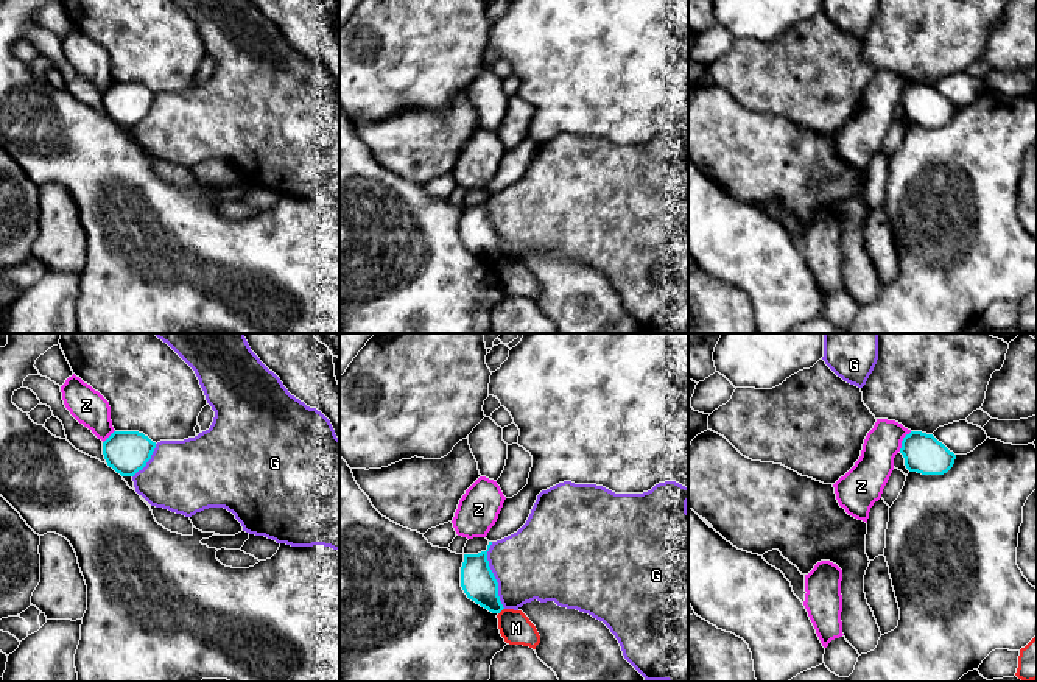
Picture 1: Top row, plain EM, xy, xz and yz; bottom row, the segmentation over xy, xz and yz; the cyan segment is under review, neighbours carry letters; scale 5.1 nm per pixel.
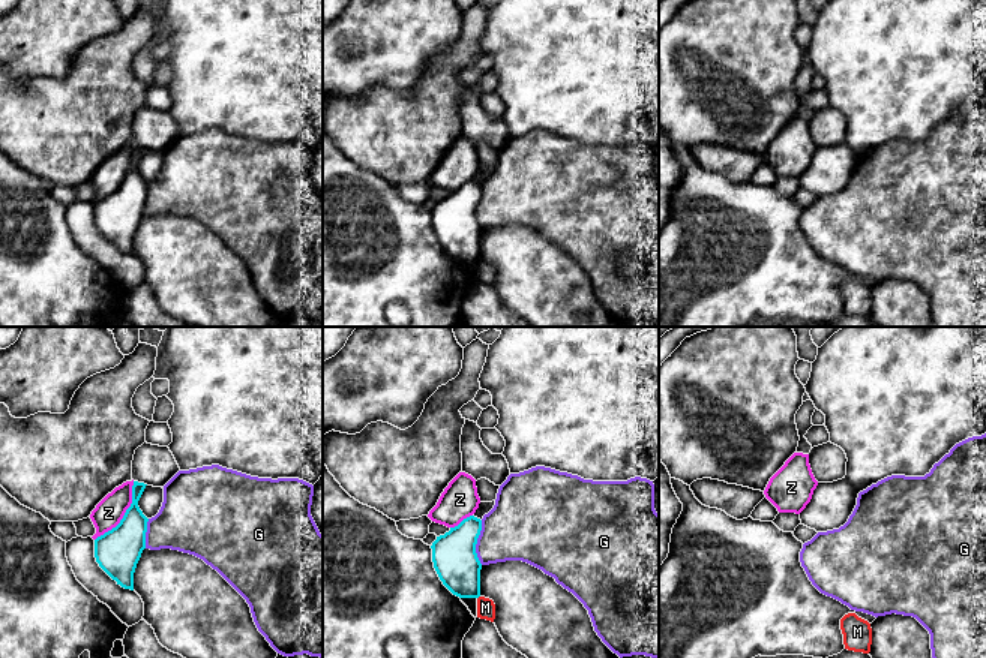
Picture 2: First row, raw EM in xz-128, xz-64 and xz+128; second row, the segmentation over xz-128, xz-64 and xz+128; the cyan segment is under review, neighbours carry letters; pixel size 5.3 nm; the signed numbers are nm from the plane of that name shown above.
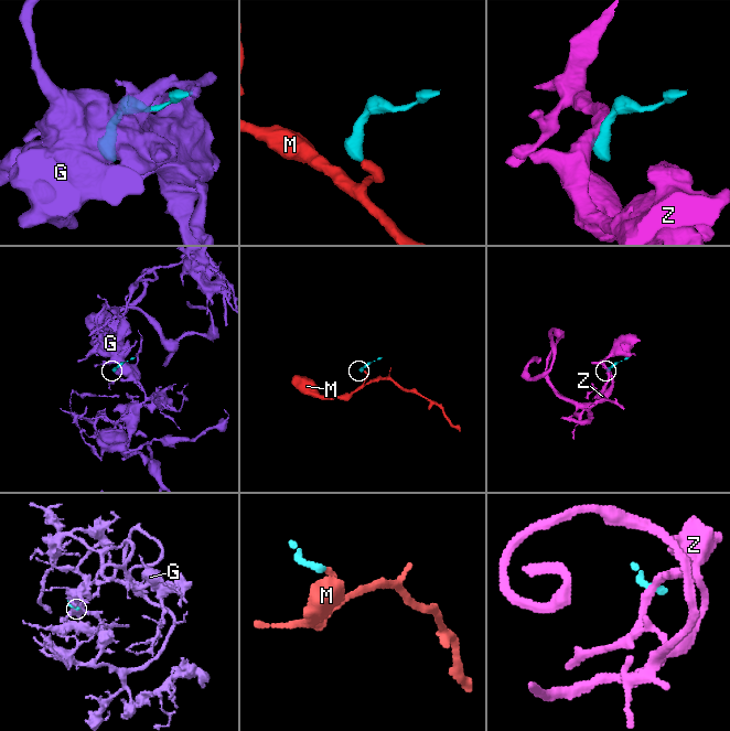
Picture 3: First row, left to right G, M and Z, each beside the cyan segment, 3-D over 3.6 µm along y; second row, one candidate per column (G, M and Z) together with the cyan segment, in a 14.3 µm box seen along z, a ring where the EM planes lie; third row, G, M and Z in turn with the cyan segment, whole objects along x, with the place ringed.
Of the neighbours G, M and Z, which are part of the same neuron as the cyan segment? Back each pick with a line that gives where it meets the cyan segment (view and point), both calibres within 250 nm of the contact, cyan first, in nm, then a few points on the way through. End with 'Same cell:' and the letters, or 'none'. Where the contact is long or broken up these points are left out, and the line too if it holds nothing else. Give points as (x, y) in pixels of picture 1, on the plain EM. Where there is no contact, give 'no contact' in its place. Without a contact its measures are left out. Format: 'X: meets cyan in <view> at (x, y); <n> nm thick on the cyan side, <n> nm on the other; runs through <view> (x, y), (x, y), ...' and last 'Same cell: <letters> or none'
Same cell: none

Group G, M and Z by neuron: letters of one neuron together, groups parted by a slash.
G / M / Z

